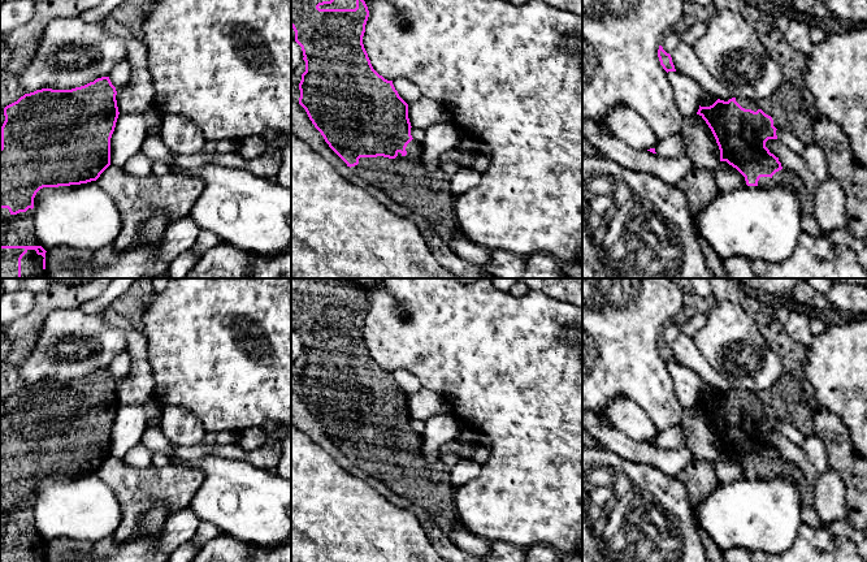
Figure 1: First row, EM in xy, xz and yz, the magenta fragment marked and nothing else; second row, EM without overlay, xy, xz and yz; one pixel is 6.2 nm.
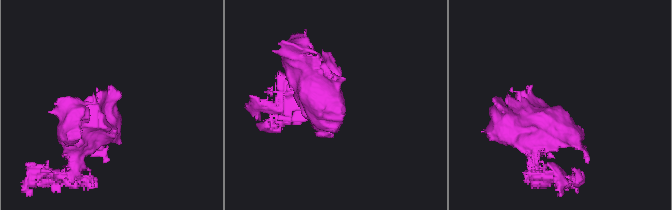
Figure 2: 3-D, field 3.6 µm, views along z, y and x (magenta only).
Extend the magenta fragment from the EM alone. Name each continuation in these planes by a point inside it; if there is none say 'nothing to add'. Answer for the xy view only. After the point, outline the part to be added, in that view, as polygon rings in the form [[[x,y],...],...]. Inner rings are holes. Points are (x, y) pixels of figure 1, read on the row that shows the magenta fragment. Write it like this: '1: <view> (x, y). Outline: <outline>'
1: xy (17, 229). Outline: [[[0,208],[0,246],[42,246],[32,226],[32,209],[12,215]]]
2: xy (31, 264). Outline: [[[27,250],[21,259],[21,278],[48,278],[43,259],[35,250]]]

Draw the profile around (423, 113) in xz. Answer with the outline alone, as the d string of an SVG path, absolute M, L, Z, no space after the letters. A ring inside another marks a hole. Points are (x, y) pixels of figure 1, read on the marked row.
M421 96L419 100L408 104L408 118L412 127L424 130L434 124L450 121L445 105L426 96Z

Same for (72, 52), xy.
M56 18L45 26L31 61L19 75L19 85L25 94L42 88L71 90L109 77L113 68L126 59L125 40L105 31L101 20Z

